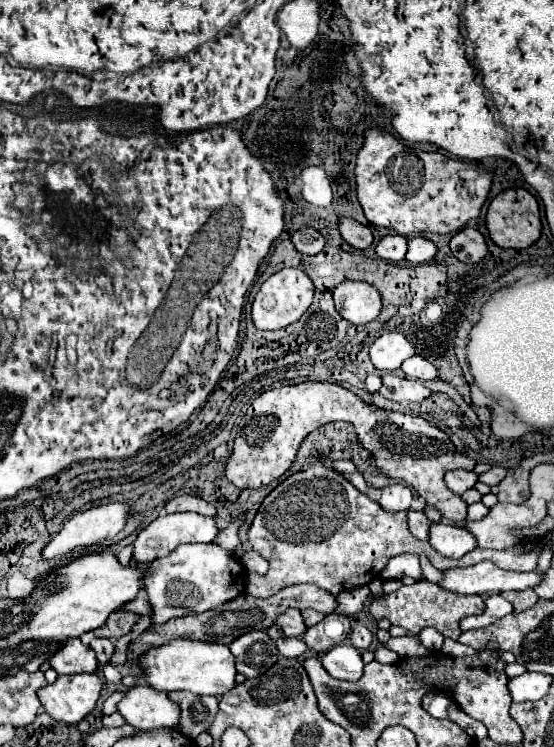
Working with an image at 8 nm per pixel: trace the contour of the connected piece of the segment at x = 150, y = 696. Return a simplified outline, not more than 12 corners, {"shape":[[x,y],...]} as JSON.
{"shape":[[134,687],[118,711],[140,731],[178,729],[168,693]]}

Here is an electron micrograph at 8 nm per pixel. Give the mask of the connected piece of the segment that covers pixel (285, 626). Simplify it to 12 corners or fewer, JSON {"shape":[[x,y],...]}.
{"shape":[[286,609],[274,623],[284,637],[300,637],[306,625],[298,609]]}

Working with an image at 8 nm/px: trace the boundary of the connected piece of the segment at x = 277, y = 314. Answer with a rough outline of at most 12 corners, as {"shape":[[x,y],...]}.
{"shape":[[300,269],[274,273],[256,293],[252,323],[274,331],[298,321],[314,285]]}

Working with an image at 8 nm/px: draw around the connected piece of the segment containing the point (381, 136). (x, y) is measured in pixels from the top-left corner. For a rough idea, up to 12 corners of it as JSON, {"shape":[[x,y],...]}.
{"shape":[[378,129],[356,157],[366,219],[404,237],[456,233],[492,175]]}

